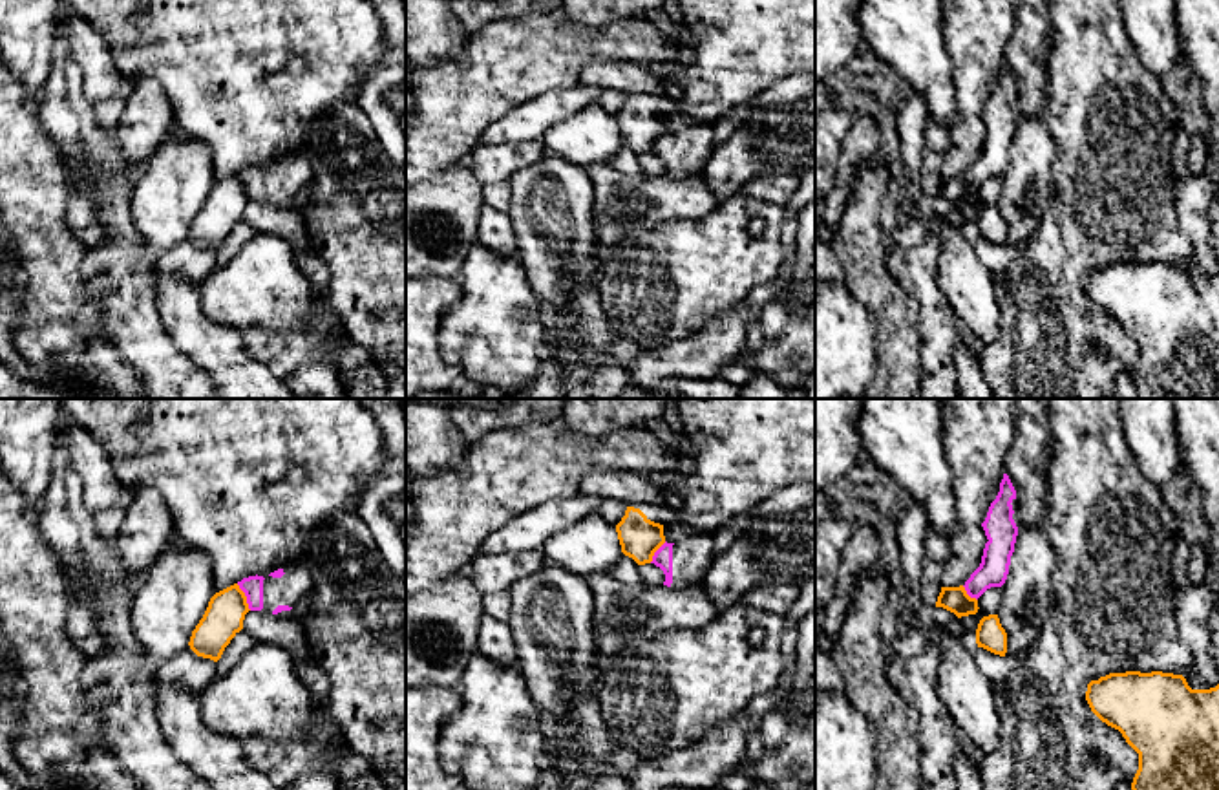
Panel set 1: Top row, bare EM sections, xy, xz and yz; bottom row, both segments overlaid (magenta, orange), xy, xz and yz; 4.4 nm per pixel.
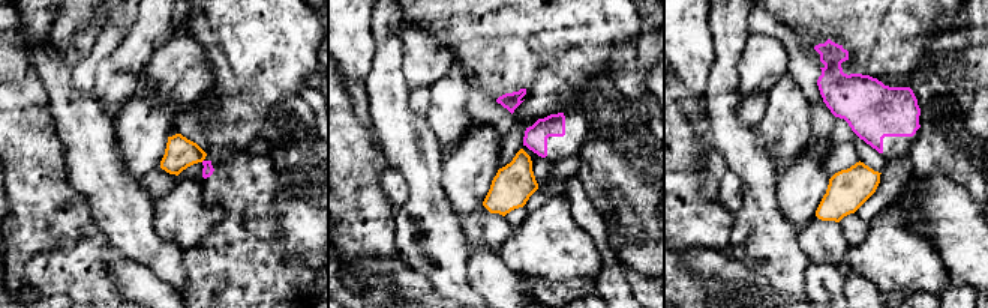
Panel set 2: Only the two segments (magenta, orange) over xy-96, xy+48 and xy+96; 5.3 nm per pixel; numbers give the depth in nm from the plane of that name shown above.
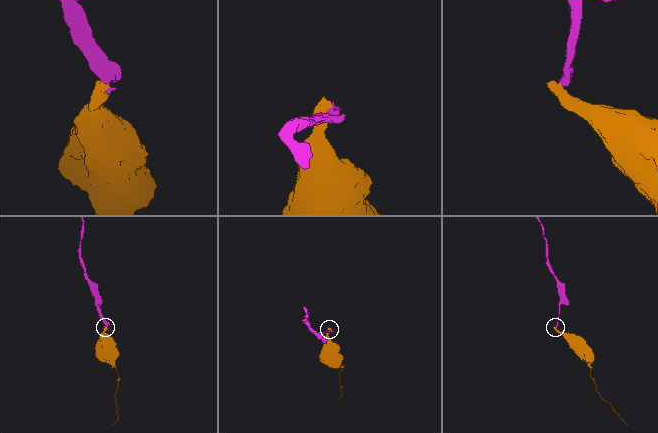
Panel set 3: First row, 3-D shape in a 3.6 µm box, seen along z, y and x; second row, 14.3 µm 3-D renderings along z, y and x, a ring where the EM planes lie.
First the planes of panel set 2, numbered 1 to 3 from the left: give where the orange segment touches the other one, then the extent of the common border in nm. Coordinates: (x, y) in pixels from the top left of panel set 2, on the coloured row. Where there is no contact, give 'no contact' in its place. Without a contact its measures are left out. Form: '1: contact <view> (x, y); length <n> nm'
1: no contact
2: no contact
3: no contact

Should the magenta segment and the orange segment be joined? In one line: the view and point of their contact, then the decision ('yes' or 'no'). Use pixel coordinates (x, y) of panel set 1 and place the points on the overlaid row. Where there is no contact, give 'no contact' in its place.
xy (245, 595) | no

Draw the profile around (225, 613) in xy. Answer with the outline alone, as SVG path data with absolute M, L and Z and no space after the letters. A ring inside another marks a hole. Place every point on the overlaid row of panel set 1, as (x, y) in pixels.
M238 583L216 592L192 631L190 649L197 657L217 662L230 640L243 629L249 611L247 596Z

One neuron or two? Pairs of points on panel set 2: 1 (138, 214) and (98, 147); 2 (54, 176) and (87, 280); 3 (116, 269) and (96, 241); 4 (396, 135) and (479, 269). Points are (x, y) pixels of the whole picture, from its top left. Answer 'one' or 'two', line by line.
1: one
2: one
3: two
4: two

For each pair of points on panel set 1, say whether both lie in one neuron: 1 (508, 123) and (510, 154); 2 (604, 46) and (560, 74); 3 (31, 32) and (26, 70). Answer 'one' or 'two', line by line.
1: two
2: one
3: one

